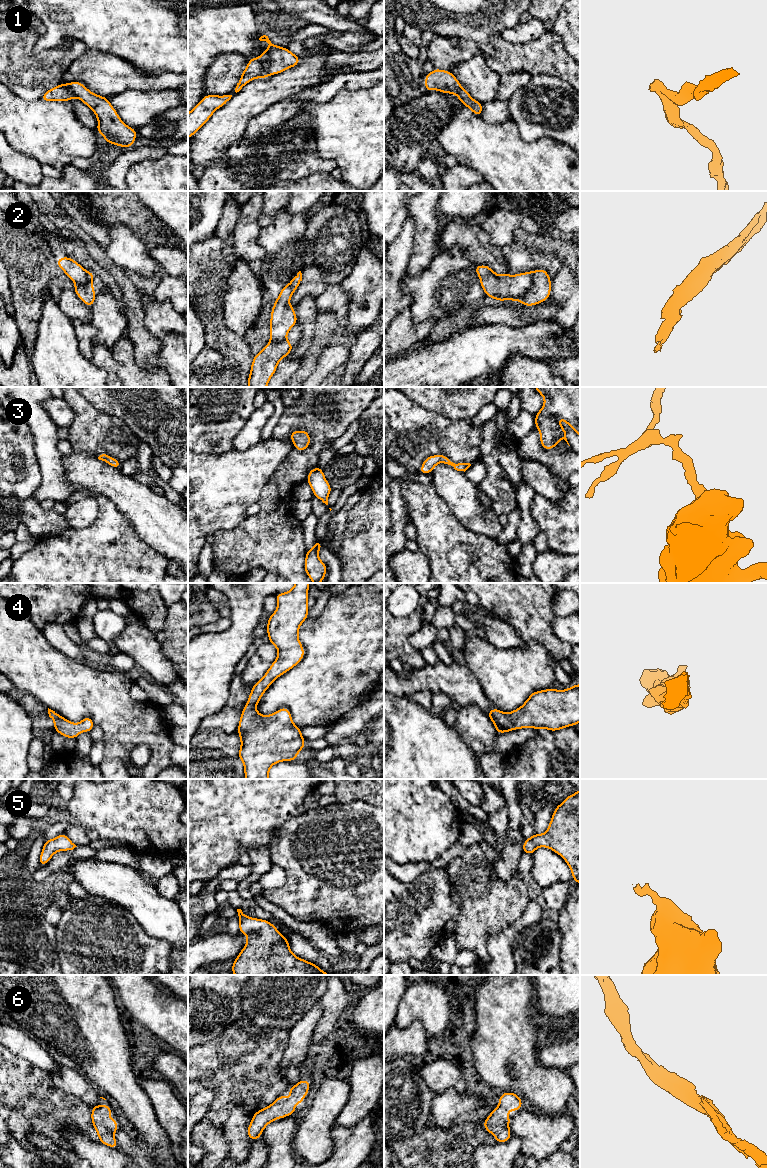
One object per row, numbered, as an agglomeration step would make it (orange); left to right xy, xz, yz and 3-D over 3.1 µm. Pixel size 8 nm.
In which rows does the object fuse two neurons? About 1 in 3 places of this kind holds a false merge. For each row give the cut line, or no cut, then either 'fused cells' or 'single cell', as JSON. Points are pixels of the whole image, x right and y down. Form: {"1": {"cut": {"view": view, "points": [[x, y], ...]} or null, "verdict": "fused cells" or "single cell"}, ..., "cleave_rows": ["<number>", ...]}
{"1": {"cut": {"view": "xz", "points": [[258, 58], [271, 74]]}, "verdict": "fused cells"}, "2": {"cut": {"view": "yz", "points": [[534, 271], [531, 286], [519, 300]]}, "verdict": "fused cells"}, "3": {"cut": null, "verdict": "single cell"}, "4": {"cut": null, "verdict": "single cell"}, "5": {"cut": null, "verdict": "single cell"}, "6": {"cut": null, "verdict": "single cell"}, "cleave_rows": ["1", "2"]}

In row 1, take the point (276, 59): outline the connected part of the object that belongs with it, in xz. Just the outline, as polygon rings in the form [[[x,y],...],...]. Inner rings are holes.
[[[263,35],[259,40],[269,44],[268,49],[262,52],[259,59],[271,75],[280,74],[300,63],[299,56],[293,54],[288,48],[272,44],[268,36]]]

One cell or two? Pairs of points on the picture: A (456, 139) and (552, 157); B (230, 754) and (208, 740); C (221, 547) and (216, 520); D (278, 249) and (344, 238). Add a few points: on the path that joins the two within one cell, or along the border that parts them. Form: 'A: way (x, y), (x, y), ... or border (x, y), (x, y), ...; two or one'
A: way (480, 146), (495, 151), (500, 155), (528, 155); one
B: way (225, 754), (222, 754), (213, 745); one
C: border (240, 522), (229, 530), (217, 530), (212, 534); two
D: border (307, 222), (304, 233), (303, 265), (300, 268); two

